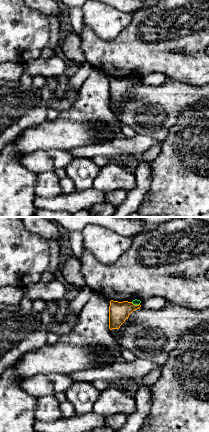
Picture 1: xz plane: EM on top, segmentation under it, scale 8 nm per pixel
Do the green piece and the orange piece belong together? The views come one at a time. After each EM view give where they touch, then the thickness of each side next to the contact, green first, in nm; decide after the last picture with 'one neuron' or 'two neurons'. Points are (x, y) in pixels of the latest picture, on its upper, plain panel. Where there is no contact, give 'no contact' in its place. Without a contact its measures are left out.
contact (135, 80); calibres 50 and 160 nm

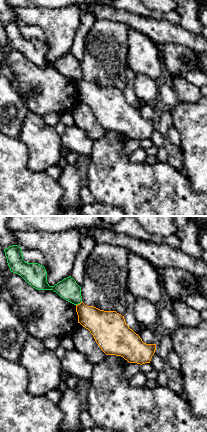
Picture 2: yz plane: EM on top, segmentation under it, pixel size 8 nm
contact (78, 79); calibres 170 and 220 nm

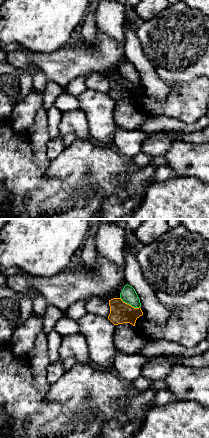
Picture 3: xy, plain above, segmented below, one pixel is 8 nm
contact (129, 80); calibres 120 and 180 nm

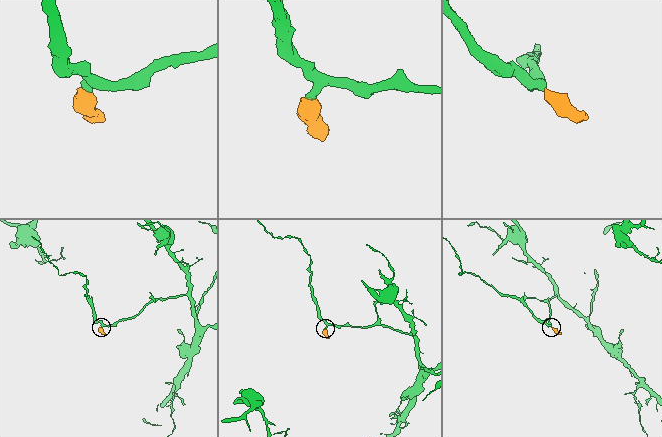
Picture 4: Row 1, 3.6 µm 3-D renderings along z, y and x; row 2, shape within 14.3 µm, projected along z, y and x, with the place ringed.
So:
two neurons

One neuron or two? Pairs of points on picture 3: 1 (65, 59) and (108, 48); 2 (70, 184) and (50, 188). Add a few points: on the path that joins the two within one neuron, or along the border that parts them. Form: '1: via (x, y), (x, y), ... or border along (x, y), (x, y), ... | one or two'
1: via (76, 59), (97, 58) | one
2: border along (57, 190), (40, 202) | two

